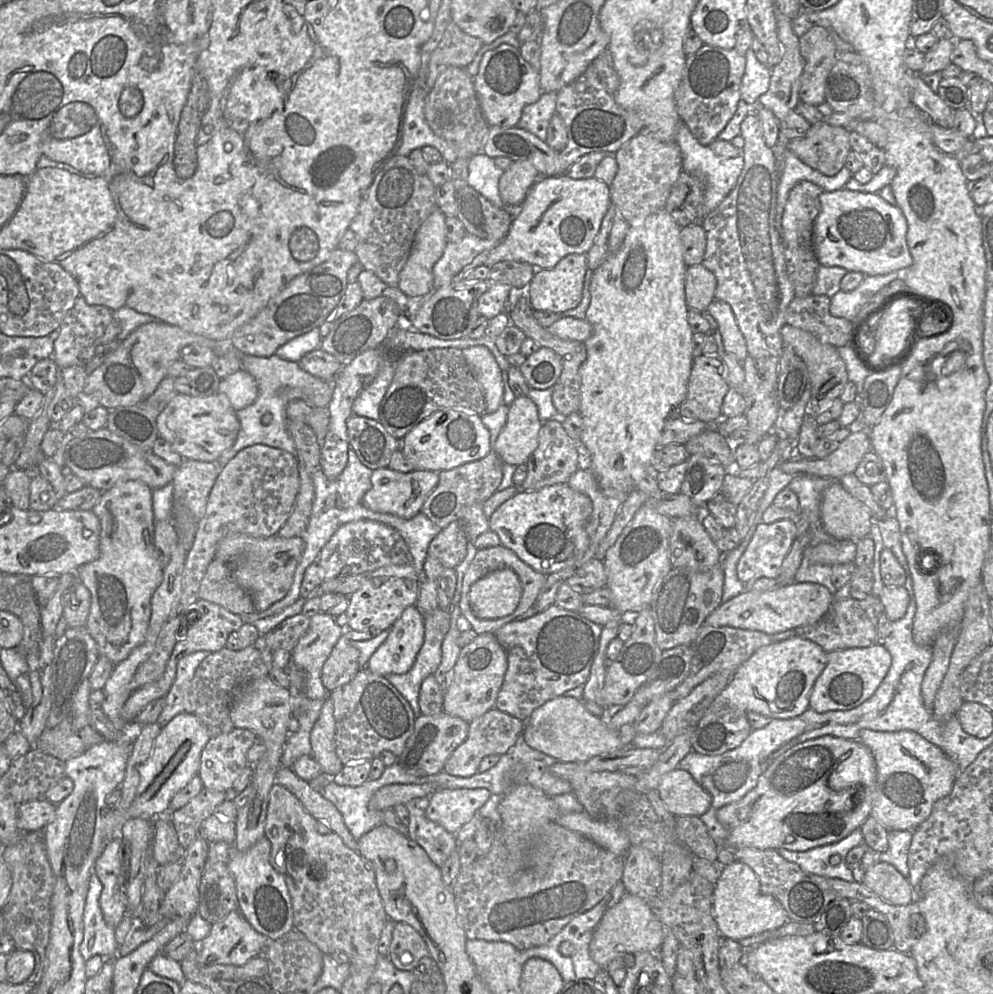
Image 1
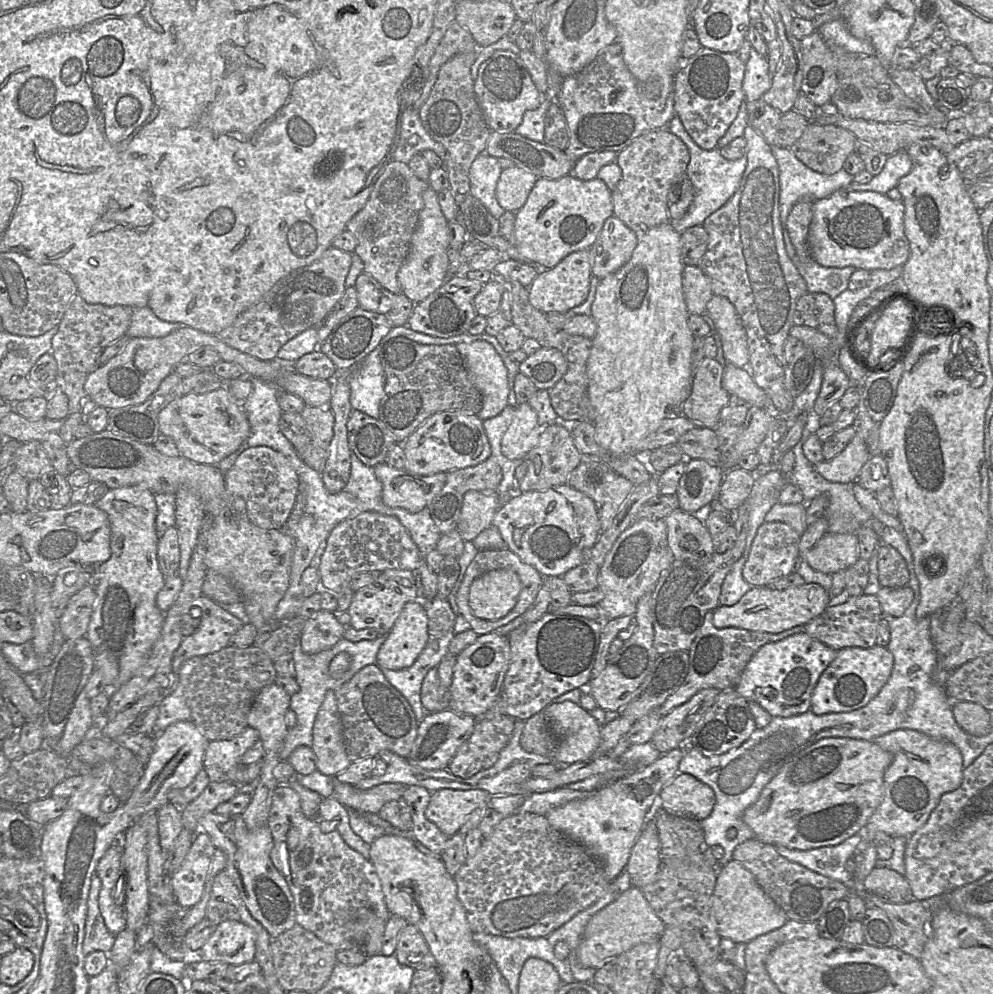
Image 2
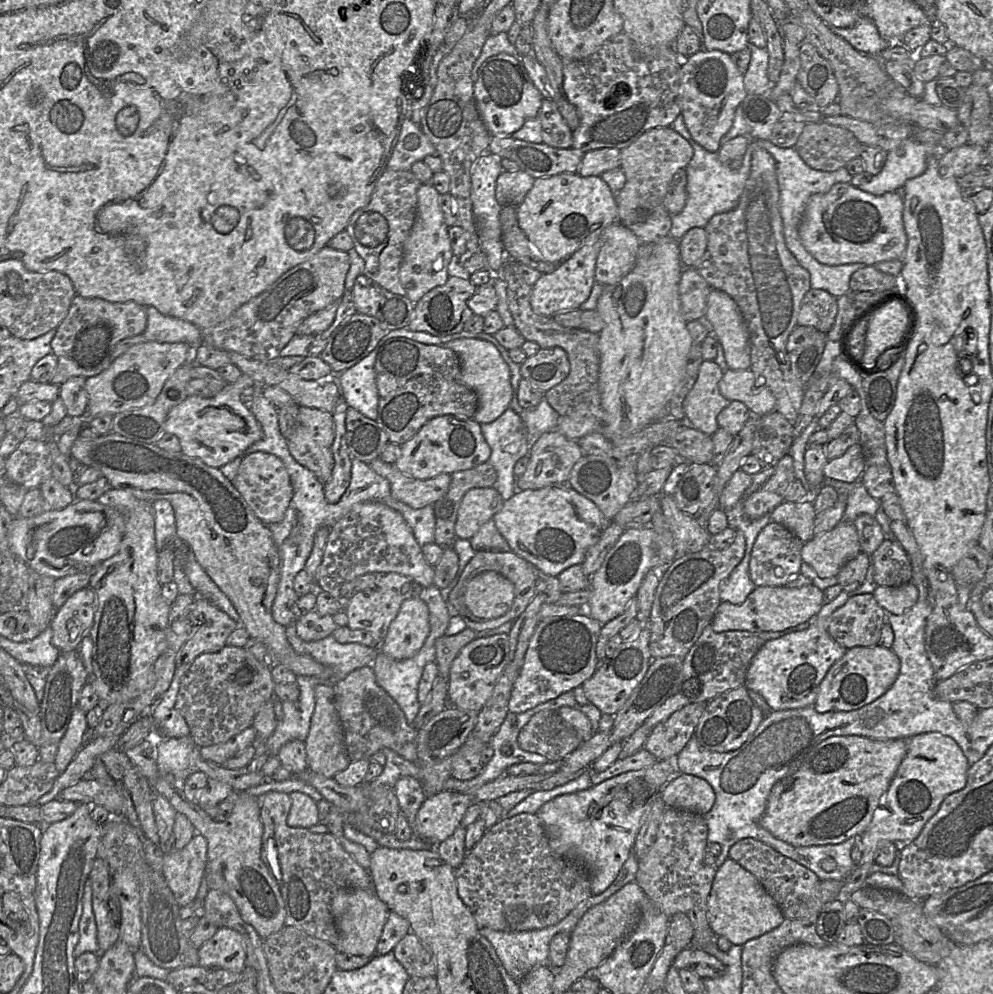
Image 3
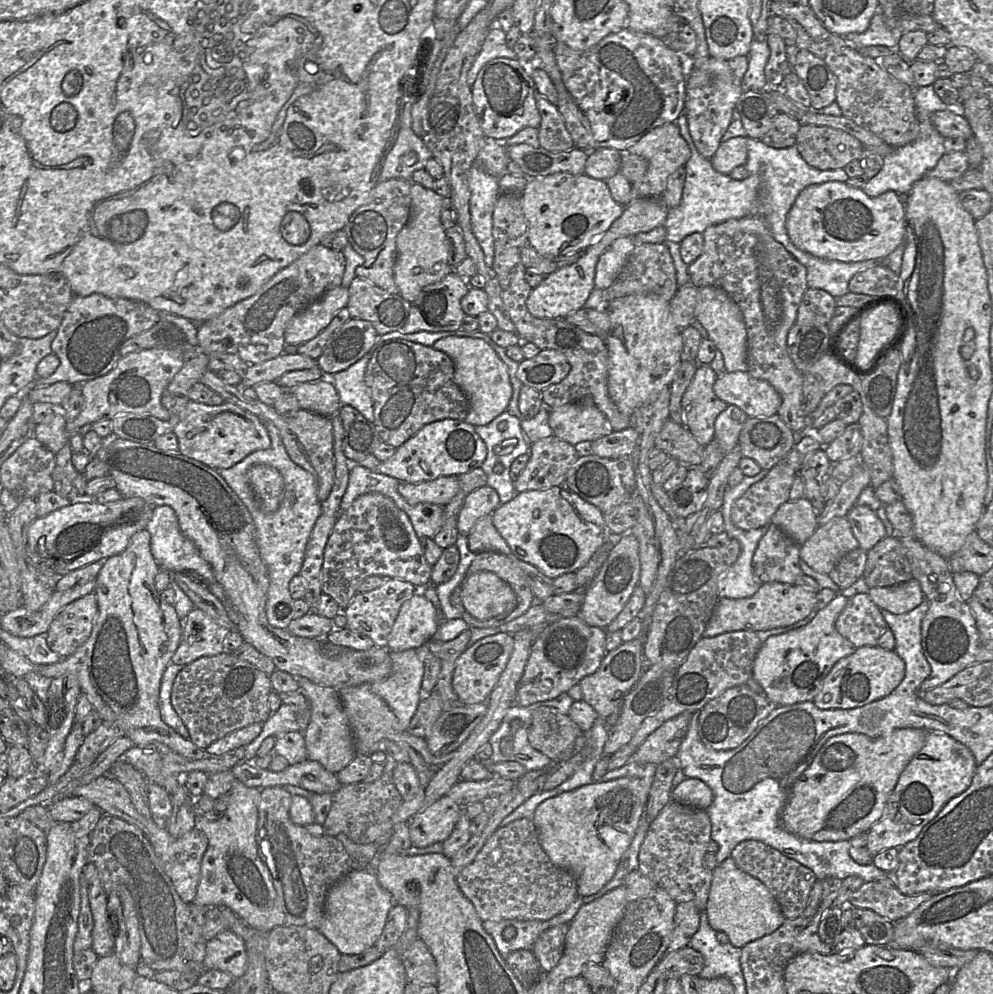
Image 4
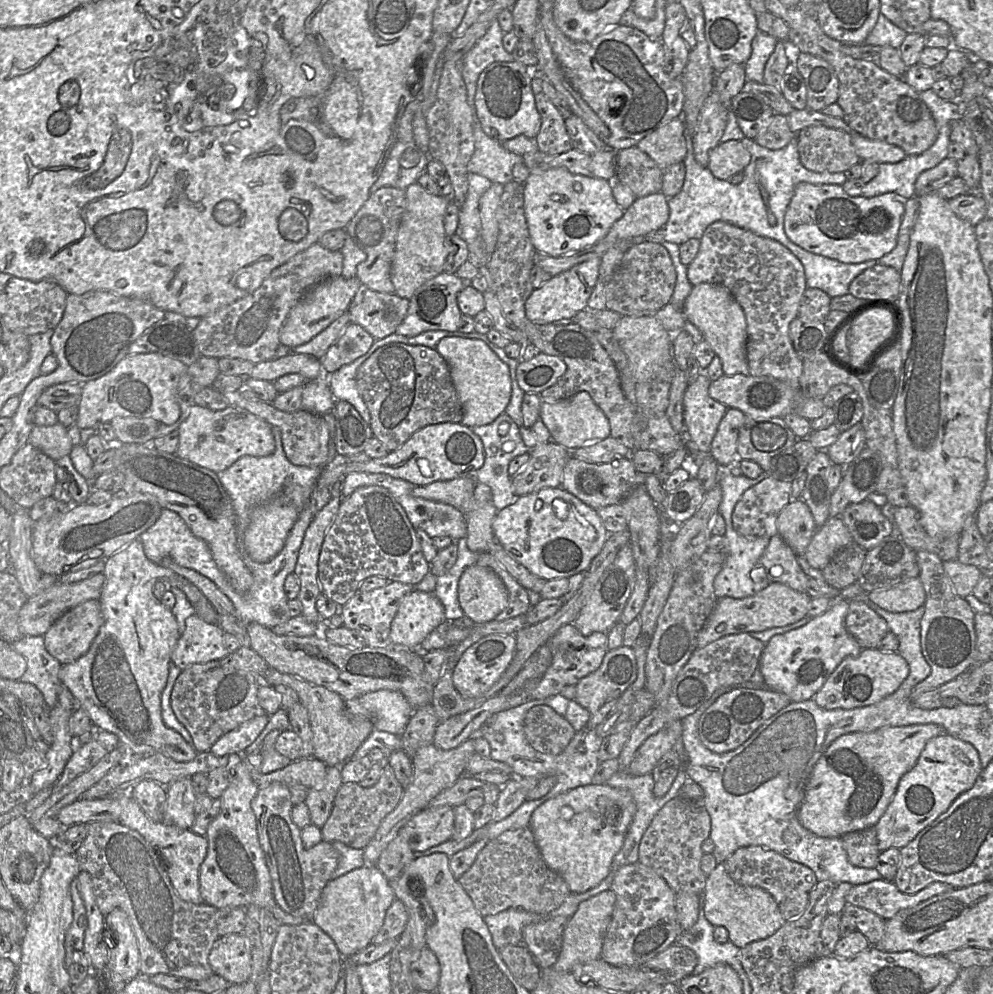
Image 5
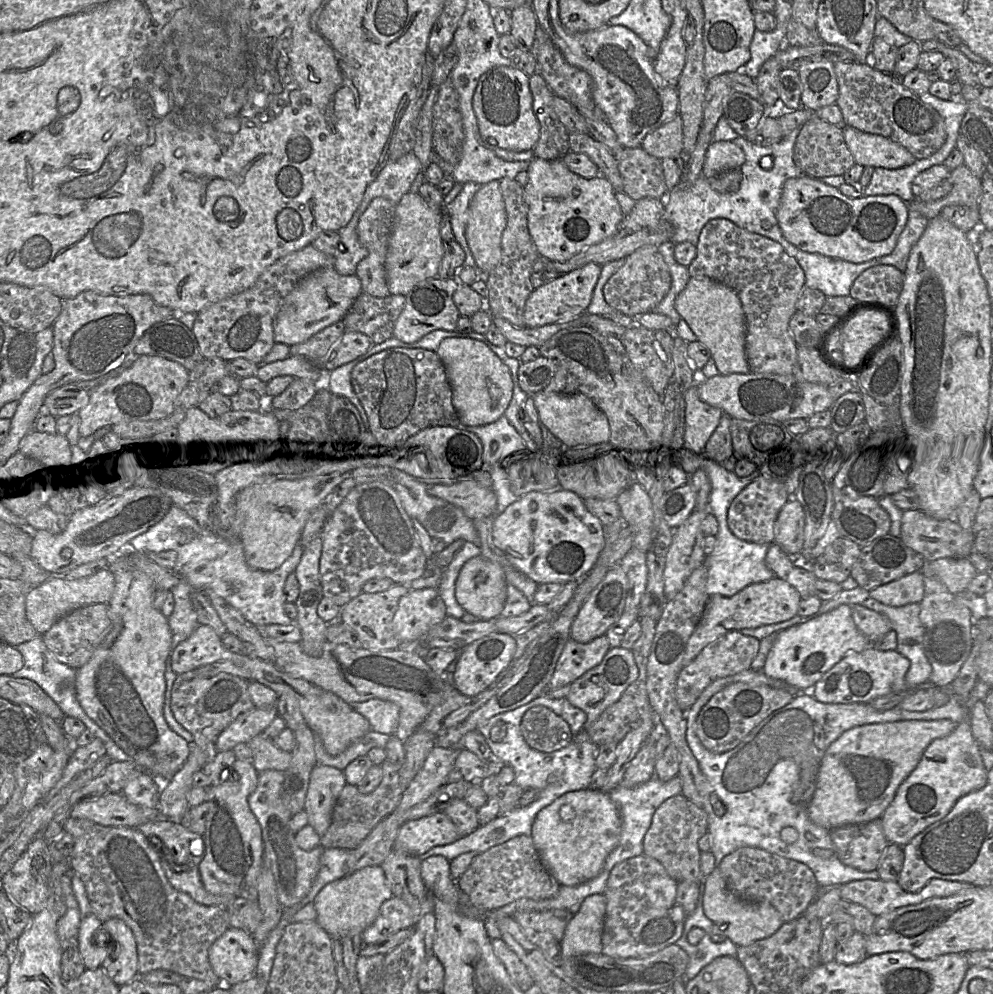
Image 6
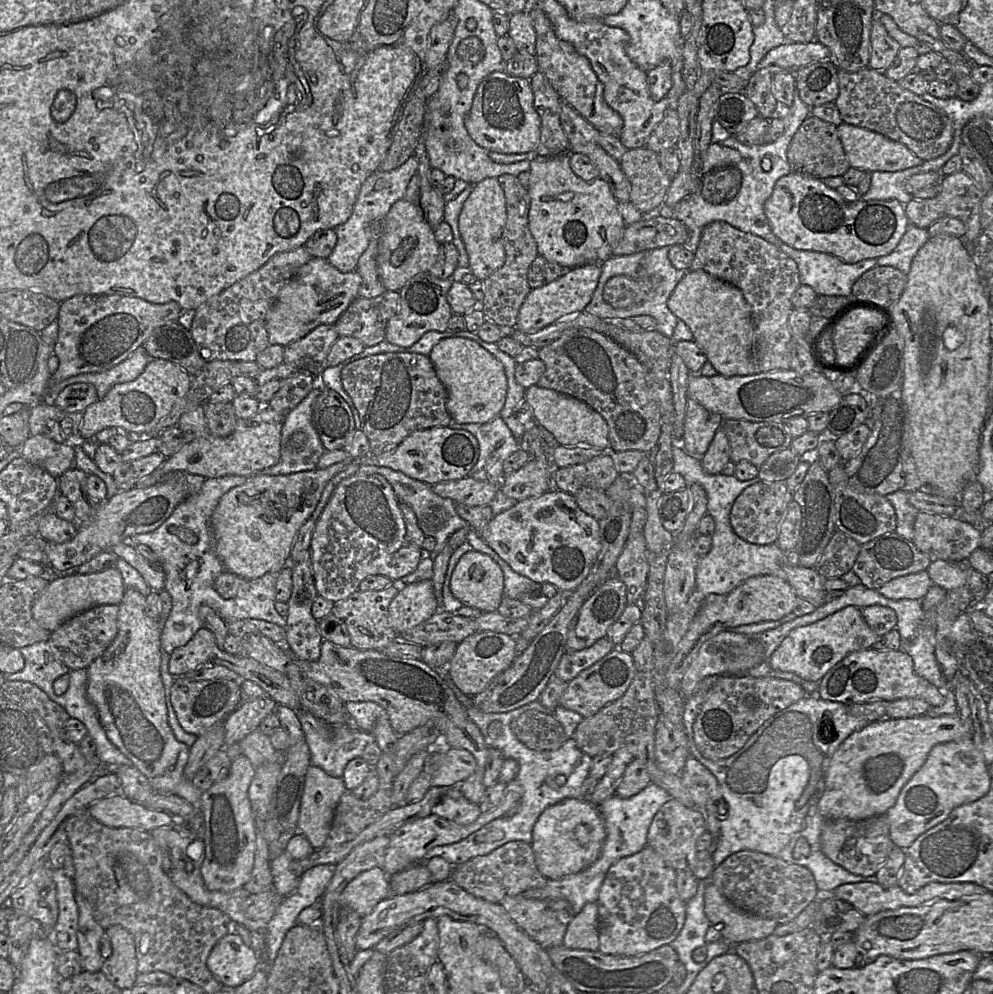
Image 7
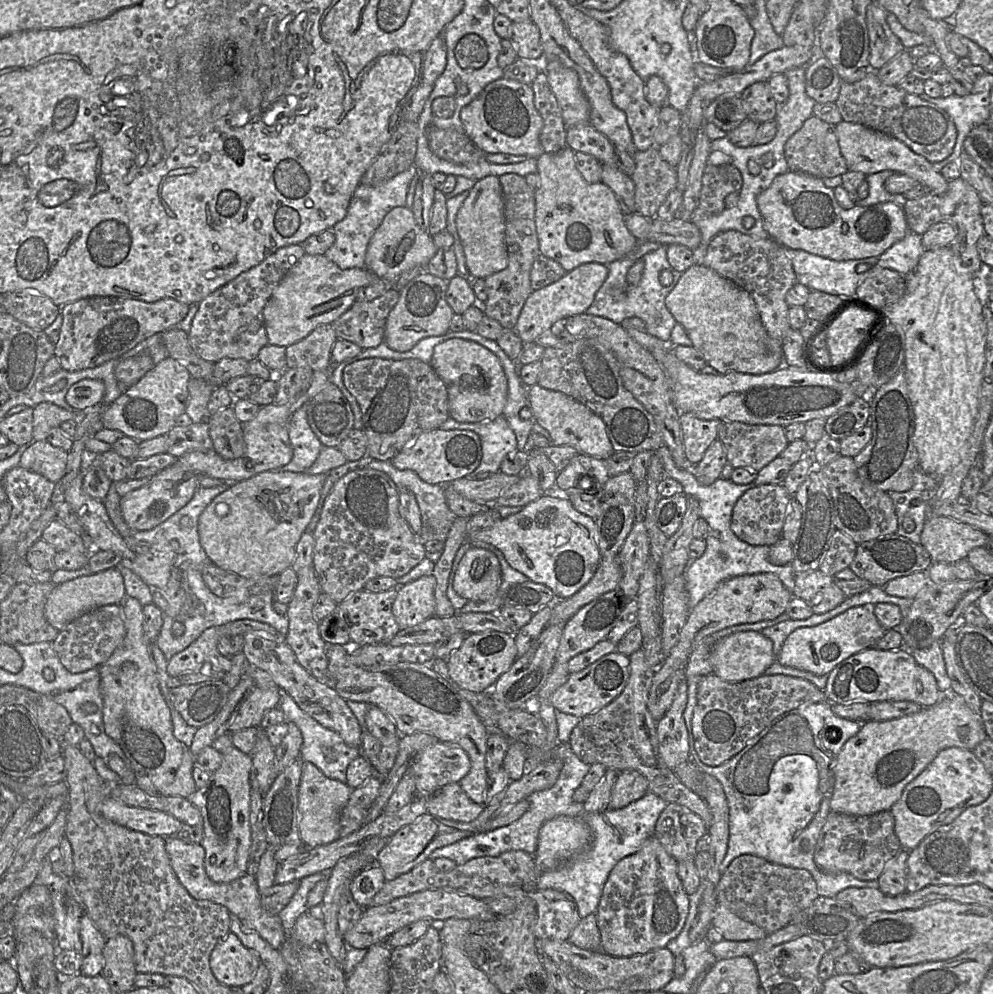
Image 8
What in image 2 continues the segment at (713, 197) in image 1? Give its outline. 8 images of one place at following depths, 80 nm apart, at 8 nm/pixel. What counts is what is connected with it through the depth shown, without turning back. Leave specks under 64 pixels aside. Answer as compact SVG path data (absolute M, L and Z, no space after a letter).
M677 115L670 120L667 129L684 142L690 153L686 174L692 182L694 198L683 217L677 220L670 220L672 227L678 233L682 233L689 227L702 225L709 215L722 207L732 197L738 189L746 169L747 157L744 154L741 158L730 161L721 155L719 148L713 150L702 149L686 131L681 119Z

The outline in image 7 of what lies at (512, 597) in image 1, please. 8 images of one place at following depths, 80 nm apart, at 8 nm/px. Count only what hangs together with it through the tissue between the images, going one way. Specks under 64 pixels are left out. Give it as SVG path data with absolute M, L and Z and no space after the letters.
M472 550L458 561L450 590L464 606L487 613L497 611L504 597L503 583L500 566L489 555Z

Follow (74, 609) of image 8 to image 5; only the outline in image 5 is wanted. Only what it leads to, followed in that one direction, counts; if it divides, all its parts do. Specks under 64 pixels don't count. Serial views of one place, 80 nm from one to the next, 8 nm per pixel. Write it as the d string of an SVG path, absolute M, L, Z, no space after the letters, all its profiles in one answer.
M103 572L75 583L57 582L42 592L27 598L19 611L18 624L24 636L44 635L51 625L67 610L87 601L99 600L105 582Z

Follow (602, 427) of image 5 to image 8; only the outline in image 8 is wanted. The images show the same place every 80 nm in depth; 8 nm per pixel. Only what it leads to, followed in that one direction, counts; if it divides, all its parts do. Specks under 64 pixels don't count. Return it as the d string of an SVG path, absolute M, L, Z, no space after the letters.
M537 383L527 388L527 396L534 420L549 432L552 445L571 446L579 453L599 459L608 459L615 452L604 421L583 403Z

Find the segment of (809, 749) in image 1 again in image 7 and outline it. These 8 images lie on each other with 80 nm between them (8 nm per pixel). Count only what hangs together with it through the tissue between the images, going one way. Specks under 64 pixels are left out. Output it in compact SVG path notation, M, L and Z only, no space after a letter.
M958 713L870 722L850 734L829 757L819 812L827 820L863 820L885 814L935 745L963 738L969 738L968 726Z

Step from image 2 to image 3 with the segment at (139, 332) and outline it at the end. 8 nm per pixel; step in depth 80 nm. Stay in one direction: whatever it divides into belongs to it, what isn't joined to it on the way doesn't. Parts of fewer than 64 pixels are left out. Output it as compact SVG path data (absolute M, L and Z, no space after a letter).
M147 306L147 326L142 333L147 341L182 342L193 348L203 343L203 331L196 325L161 314L155 307Z

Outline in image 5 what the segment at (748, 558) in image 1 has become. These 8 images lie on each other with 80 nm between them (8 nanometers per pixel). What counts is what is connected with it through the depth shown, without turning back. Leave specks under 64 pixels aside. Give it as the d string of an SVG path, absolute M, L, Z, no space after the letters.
M776 534L769 539L759 560L759 567L751 572L752 579L760 581L761 578L765 578L769 583L783 583L794 590L806 592L809 577L799 566L797 558L791 547Z

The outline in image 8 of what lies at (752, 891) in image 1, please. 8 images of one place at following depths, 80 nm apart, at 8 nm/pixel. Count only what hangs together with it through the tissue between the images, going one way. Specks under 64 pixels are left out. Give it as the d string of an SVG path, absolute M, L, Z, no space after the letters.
M717 905L714 911L712 926L730 941L748 941L764 938L768 935L759 926L747 922L722 905Z

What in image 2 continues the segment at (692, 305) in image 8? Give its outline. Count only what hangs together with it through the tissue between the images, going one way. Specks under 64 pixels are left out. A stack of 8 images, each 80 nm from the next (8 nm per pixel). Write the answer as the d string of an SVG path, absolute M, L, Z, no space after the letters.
M713 295L707 312L720 335L726 361L750 369L747 334L735 306L726 297Z

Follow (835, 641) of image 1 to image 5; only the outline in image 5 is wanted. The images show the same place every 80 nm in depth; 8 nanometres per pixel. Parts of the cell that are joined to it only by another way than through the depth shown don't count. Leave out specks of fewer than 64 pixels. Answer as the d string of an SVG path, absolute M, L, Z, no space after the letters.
M858 599L849 601L845 627L862 649L877 648L889 632L886 620Z

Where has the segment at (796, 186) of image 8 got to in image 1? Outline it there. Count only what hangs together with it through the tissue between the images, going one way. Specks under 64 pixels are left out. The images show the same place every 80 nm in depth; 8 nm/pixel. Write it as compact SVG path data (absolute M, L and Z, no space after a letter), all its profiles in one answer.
M842 188L821 194L820 212L813 227L813 243L820 265L841 267L848 272L861 272L865 276L886 275L894 271L906 271L913 264L907 244L907 230L907 220L897 205L889 204L878 193Z

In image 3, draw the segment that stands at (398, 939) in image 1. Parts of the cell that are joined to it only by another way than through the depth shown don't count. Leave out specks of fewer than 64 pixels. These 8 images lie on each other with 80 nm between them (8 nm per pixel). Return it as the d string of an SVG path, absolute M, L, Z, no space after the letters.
M413 932L398 942L393 953L409 977L436 977L434 957Z

